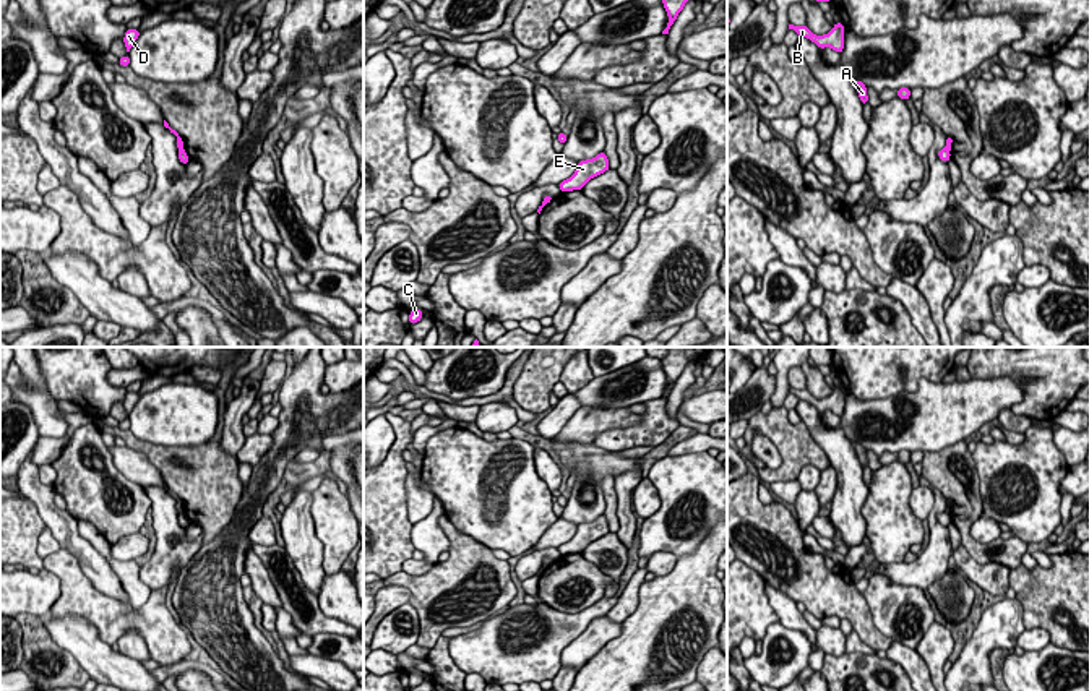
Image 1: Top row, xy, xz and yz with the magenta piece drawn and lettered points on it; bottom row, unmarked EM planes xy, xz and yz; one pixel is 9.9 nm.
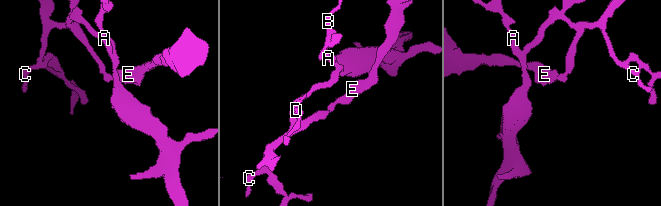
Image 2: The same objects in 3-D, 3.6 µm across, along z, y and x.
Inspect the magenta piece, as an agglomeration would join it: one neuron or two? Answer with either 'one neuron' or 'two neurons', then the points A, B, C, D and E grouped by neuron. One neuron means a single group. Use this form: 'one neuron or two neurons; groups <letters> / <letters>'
two neurons; groups A B C D / E

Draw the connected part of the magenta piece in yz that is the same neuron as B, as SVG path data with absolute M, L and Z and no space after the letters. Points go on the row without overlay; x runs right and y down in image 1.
M834 386L834 391L823 399L813 397L808 389L789 388L789 393L795 394L798 399L810 402L818 409L818 412L831 410L833 414L842 417L844 414L844 386Z

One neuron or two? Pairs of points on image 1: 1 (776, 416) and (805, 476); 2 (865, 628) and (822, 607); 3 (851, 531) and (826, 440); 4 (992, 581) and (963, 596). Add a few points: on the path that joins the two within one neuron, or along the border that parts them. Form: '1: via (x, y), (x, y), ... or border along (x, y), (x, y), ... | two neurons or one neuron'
1: border along (820, 469), (807, 464), (796, 479) | two neurons
2: via (854, 617), (844, 607), (833, 607) | one neuron
3: via (849, 508), (849, 469), (846, 463) | one neuron
4: border along (958, 566), (966, 576) | two neurons

